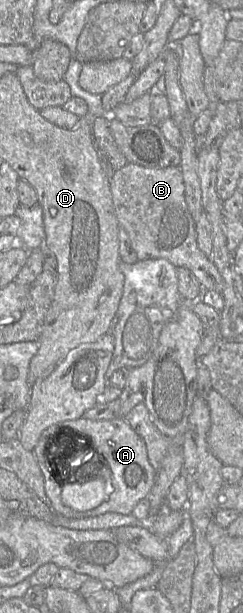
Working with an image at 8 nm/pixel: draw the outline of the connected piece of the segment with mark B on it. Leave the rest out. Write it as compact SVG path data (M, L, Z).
M128 163L112 173L110 190L118 224L127 232L138 260L166 259L177 268L189 269L204 290L222 293L222 276L197 246L195 222L186 204L179 166L148 168Z

